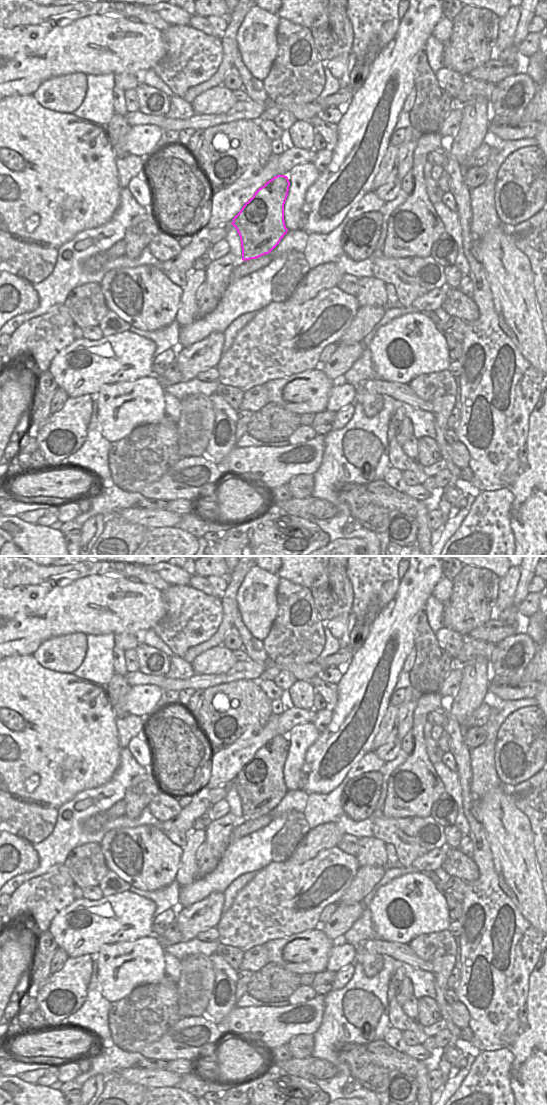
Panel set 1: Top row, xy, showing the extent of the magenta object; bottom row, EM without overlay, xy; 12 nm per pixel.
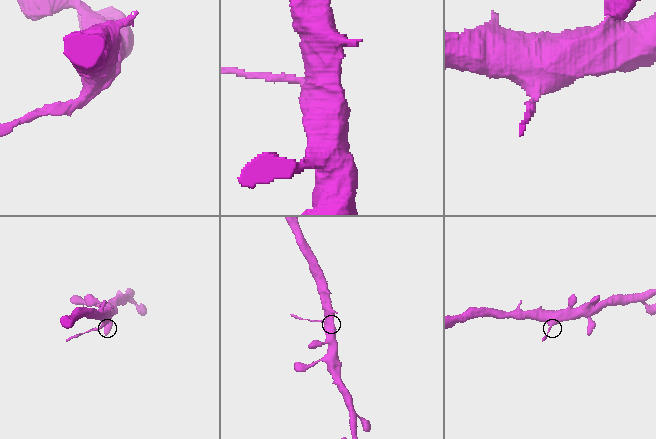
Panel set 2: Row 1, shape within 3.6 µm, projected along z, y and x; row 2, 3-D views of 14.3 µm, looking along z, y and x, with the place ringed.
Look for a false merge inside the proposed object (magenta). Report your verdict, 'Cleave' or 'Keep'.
Cleave.

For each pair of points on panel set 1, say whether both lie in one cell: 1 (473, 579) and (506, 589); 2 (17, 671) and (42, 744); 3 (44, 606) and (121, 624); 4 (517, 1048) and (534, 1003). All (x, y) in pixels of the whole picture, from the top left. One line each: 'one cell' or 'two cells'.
1: two cells
2: one cell
3: one cell
4: one cell

